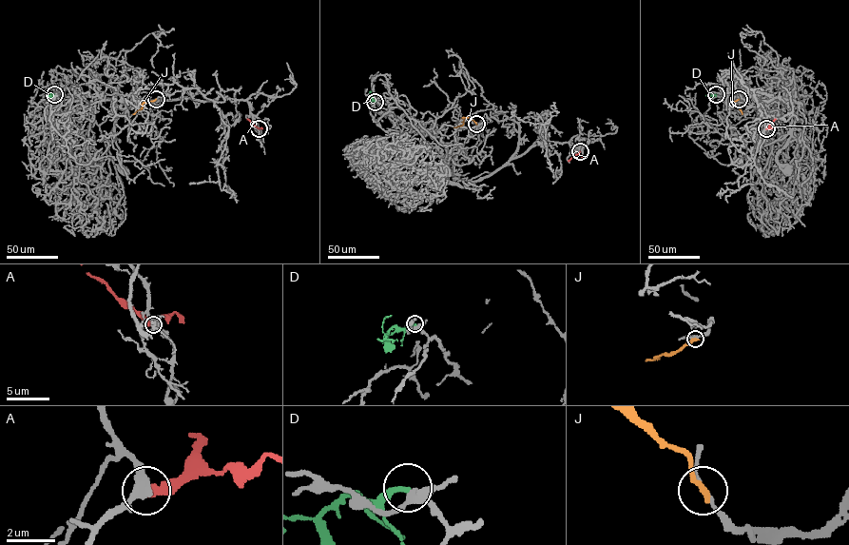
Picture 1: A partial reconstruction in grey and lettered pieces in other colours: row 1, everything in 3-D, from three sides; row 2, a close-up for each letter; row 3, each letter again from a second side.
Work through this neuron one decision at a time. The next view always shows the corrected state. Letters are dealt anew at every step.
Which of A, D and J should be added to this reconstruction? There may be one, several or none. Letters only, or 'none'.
none

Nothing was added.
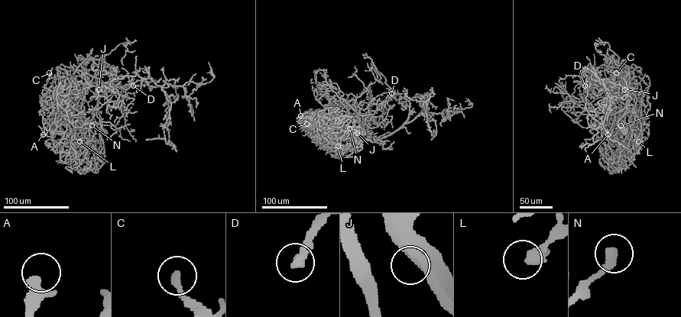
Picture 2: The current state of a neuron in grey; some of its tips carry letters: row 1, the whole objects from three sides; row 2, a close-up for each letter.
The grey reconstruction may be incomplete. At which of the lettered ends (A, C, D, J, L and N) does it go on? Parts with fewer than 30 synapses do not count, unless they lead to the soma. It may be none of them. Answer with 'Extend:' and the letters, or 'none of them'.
Extend: D

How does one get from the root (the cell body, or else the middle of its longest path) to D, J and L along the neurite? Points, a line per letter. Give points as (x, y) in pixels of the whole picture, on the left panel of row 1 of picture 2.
D: (103, 131), (98, 110), (99, 98), (115, 88), (147, 85), (151, 79), (137, 80), (133, 85)
J: (103, 131), (98, 103), (99, 98), (107, 92), (98, 89)
L: (103, 131), (97, 109), (98, 112), (92, 111), (102, 138), (95, 144), (85, 142), (81, 145), (79, 141)

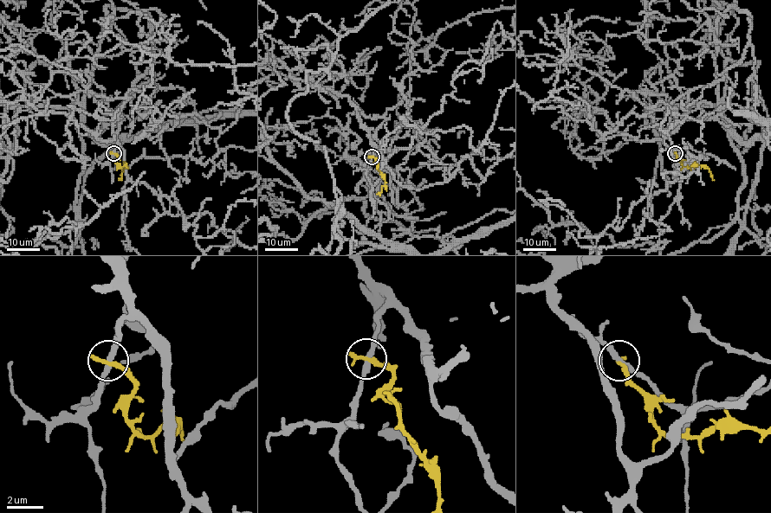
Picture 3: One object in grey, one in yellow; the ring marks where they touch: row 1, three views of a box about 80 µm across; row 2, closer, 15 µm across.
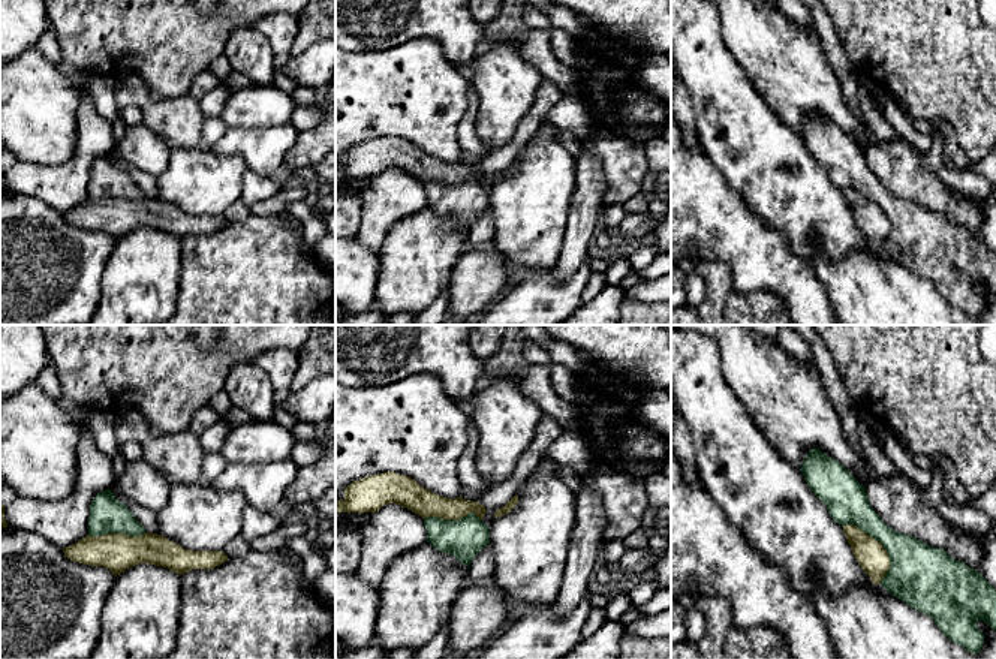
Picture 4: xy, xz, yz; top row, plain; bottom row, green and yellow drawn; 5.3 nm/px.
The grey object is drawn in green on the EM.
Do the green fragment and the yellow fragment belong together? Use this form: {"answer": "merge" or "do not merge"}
{"answer": "do not merge"}

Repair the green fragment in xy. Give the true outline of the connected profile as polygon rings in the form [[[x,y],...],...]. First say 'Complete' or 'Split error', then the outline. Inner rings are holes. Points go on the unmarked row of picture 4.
Complete. [[[109,153],[96,159],[88,178],[88,199],[102,201],[108,198],[126,198],[129,201],[147,198],[145,192],[124,168],[115,163]]]

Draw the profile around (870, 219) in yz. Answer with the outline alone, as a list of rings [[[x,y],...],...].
[[[846,189],[842,192],[858,229],[870,241],[873,249],[881,249],[890,234],[890,222],[887,214],[881,207],[860,195],[857,190]]]

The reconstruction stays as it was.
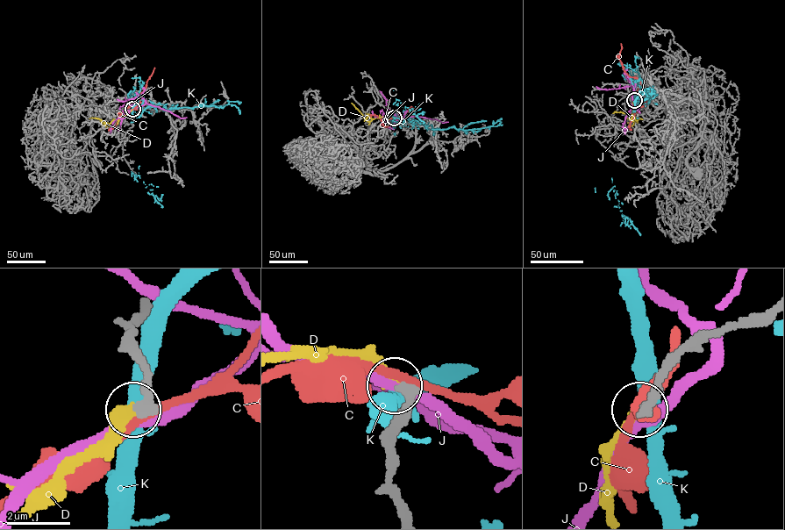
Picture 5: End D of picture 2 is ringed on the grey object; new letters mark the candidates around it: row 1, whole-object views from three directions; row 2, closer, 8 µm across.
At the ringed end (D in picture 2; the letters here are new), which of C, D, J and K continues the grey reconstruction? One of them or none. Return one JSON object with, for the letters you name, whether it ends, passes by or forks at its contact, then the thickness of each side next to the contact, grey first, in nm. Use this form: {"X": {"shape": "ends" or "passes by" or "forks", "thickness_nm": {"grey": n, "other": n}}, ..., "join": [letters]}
{"D": {"shape": "ends", "thickness_nm": {"grey": 340, "other": 400}}, "join": ["D"]}

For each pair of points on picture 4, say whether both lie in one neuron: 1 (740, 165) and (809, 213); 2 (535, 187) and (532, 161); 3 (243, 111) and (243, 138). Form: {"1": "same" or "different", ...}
{"1": "same", "2": "same", "3": "different"}

